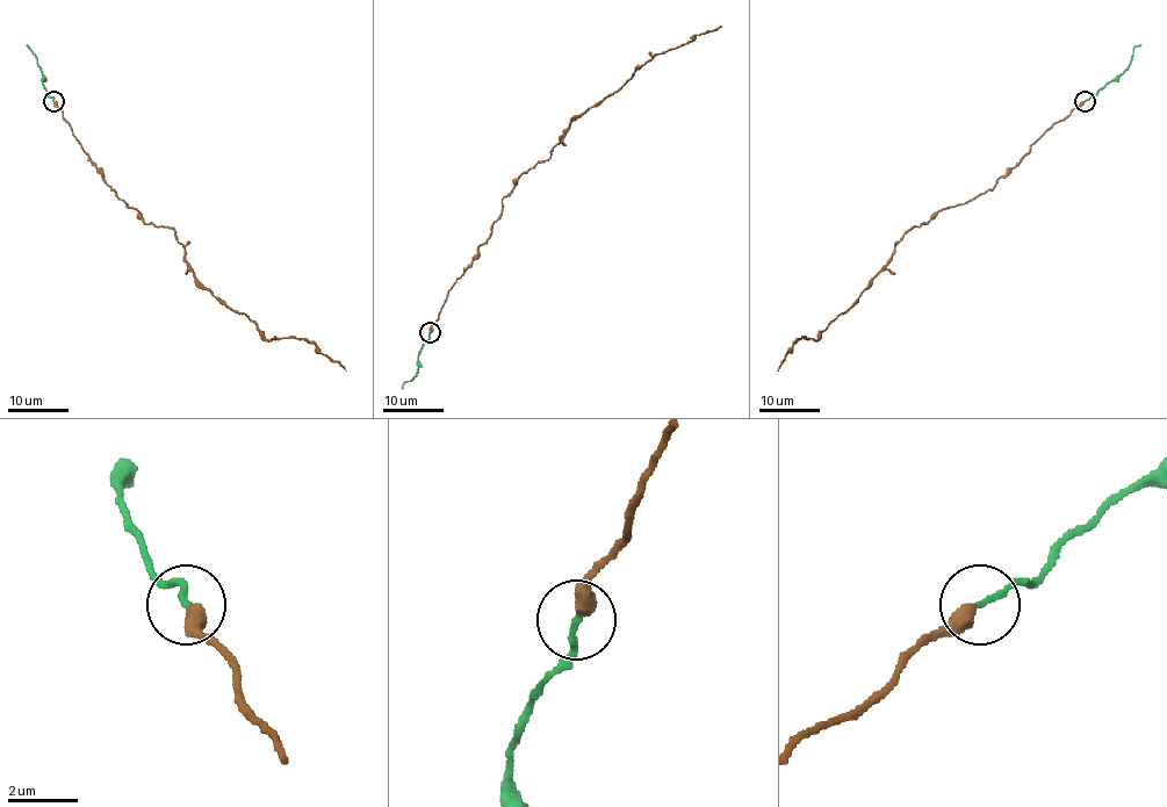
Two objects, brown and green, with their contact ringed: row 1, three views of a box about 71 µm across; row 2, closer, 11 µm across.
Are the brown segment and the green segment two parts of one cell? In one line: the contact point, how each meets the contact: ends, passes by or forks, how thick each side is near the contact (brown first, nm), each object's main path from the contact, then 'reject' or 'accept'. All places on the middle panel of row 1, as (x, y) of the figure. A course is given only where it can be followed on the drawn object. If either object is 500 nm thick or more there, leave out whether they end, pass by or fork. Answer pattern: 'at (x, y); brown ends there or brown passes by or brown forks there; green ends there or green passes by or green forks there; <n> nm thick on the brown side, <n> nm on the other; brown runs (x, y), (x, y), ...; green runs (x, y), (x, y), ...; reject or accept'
at (430, 332); brown ends there; green ends there; 440 nm thick on the brown side, 180 nm on the other; brown runs (429, 331), (447, 290), (502, 213), (502, 201), (520, 175), (545, 161), (569, 124), (660, 53), (721, 26); green runs (429, 333), (420, 351), (417, 374), (402, 389); accept

